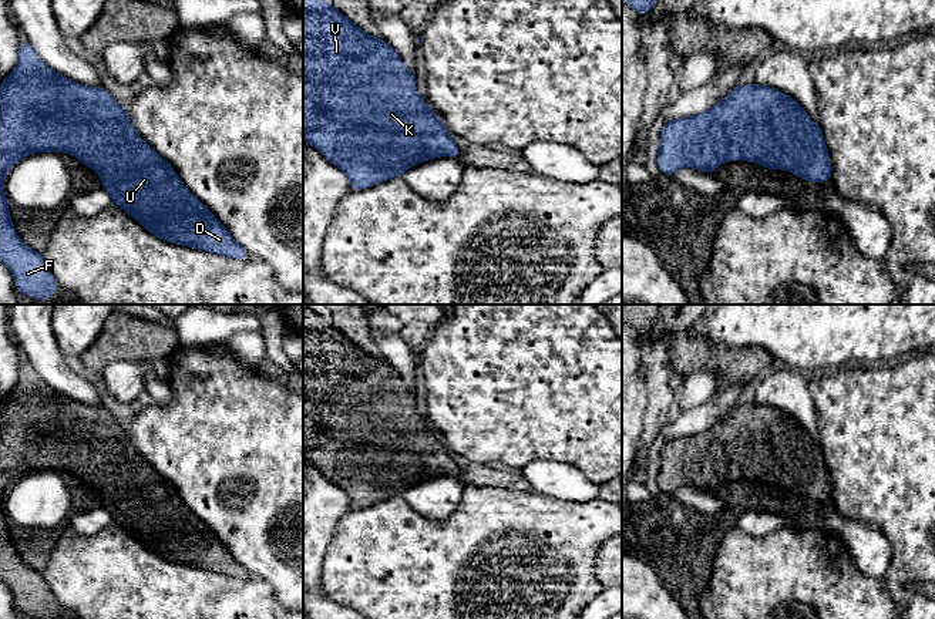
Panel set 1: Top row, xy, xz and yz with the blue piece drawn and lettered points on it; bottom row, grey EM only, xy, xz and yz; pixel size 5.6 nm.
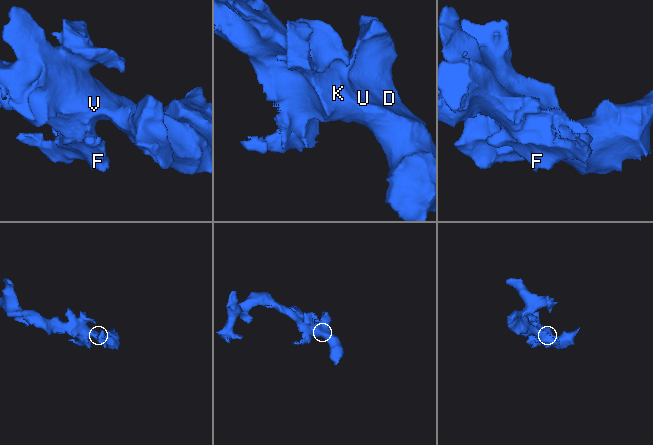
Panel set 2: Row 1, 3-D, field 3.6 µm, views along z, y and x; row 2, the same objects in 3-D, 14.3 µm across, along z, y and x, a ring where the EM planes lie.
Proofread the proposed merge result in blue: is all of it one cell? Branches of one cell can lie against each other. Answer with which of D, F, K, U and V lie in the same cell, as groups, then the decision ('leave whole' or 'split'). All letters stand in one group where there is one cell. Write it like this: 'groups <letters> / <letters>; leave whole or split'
groups D F K U V; leave whole

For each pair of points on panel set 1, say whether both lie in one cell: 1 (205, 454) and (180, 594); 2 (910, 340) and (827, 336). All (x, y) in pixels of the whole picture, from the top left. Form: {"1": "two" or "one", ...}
{"1": "two", "2": "one"}

